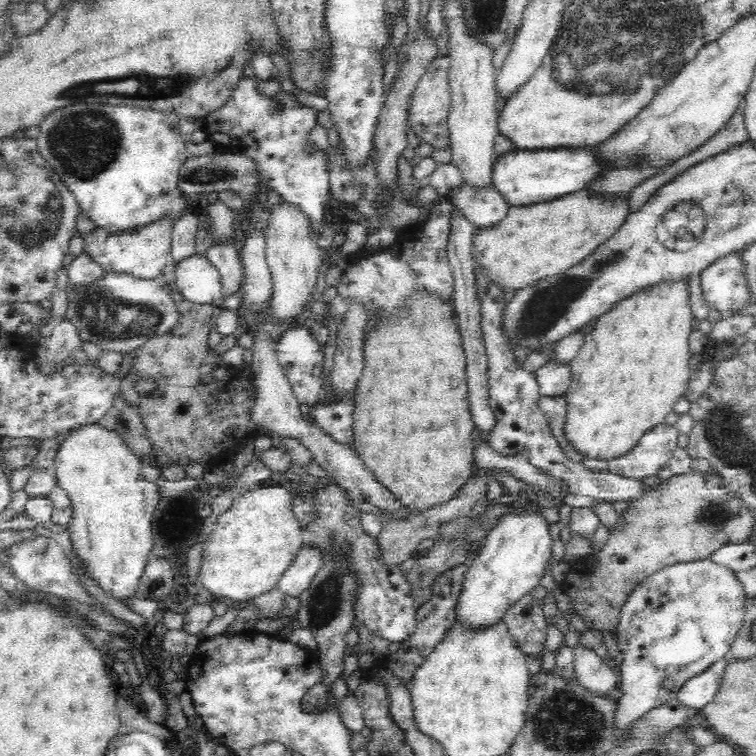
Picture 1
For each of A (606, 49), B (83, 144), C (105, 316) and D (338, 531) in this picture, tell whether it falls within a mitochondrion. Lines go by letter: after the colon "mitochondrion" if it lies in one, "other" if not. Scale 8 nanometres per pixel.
A: mitochondrion
B: mitochondrion
C: mitochondrion
D: mitochondrion

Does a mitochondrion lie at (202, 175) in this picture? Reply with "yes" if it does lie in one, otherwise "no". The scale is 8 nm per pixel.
yes

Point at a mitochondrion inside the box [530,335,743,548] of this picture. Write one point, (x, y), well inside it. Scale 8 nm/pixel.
(713, 516)

